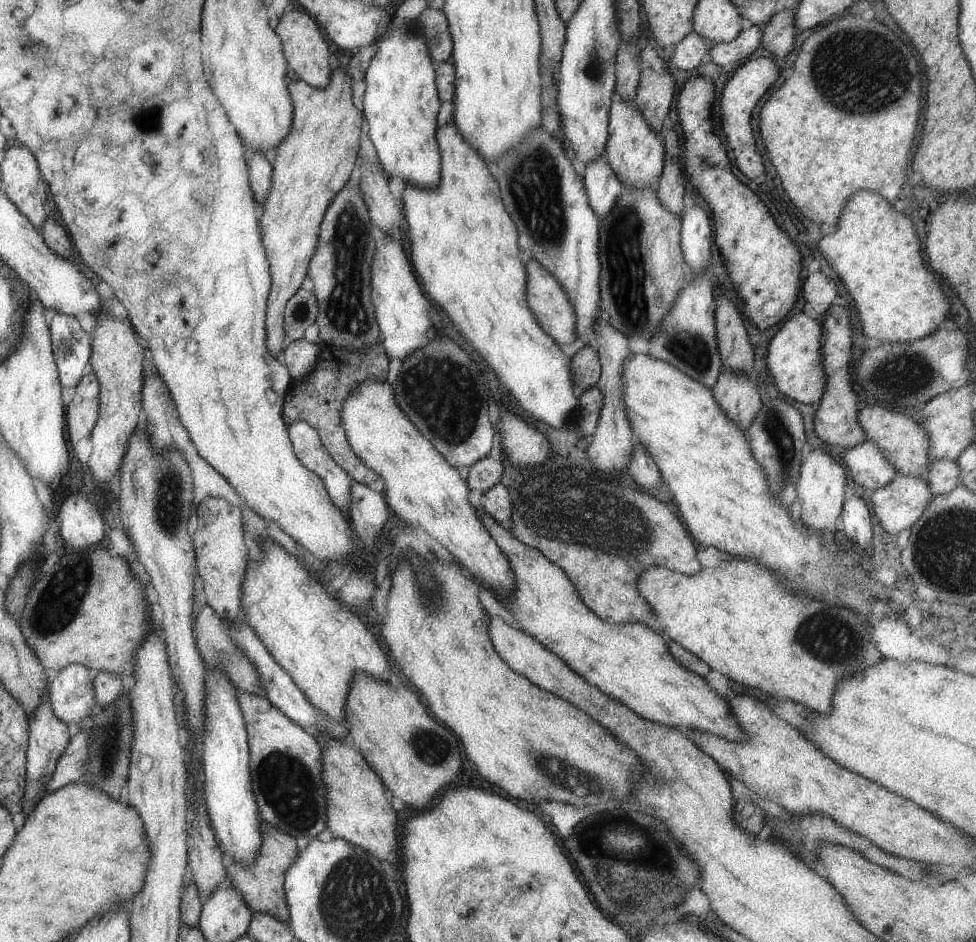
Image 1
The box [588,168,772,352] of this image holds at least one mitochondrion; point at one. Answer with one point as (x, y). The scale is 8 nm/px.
(635, 323)

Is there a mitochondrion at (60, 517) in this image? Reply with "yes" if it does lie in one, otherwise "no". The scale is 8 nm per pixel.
no

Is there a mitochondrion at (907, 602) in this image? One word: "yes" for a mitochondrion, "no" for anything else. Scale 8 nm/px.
no

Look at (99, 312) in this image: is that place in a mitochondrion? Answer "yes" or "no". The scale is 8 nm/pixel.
no

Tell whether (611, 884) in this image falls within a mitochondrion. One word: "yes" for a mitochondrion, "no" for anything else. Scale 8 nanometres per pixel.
yes

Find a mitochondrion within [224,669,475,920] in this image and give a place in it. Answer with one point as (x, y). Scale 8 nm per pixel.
(279, 775)

